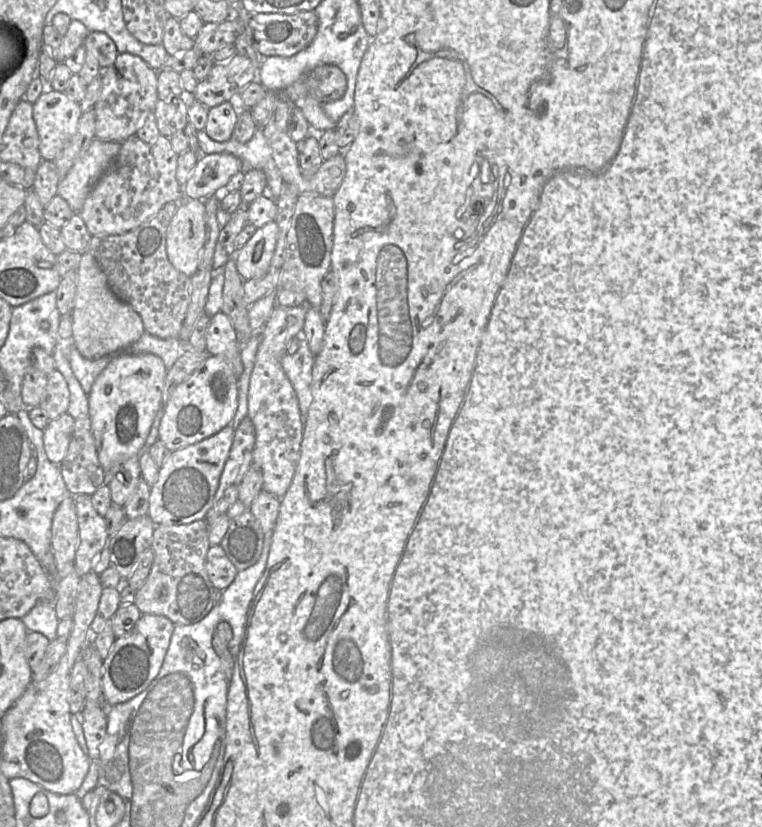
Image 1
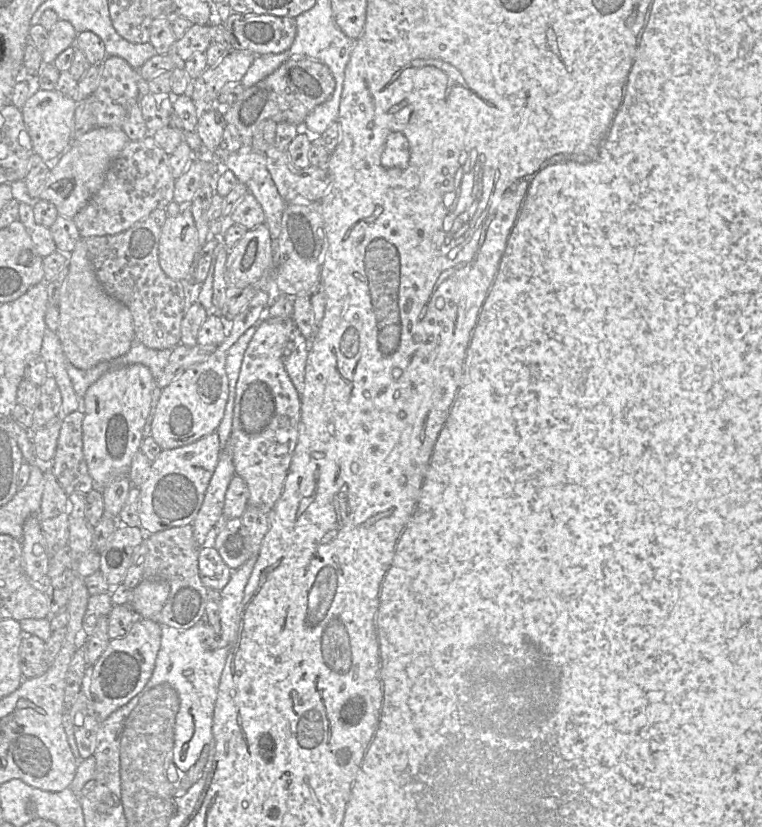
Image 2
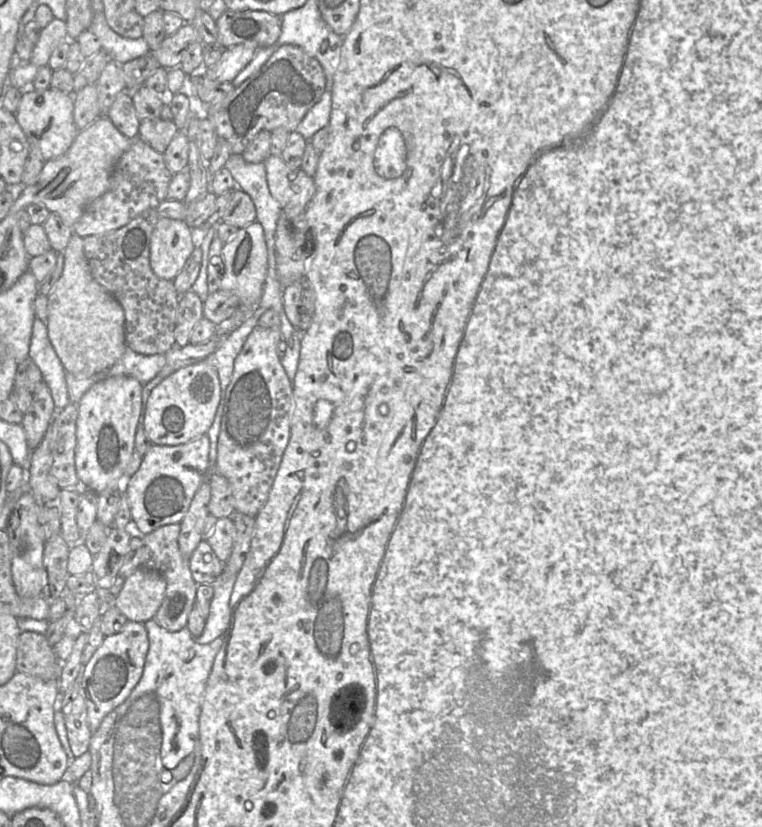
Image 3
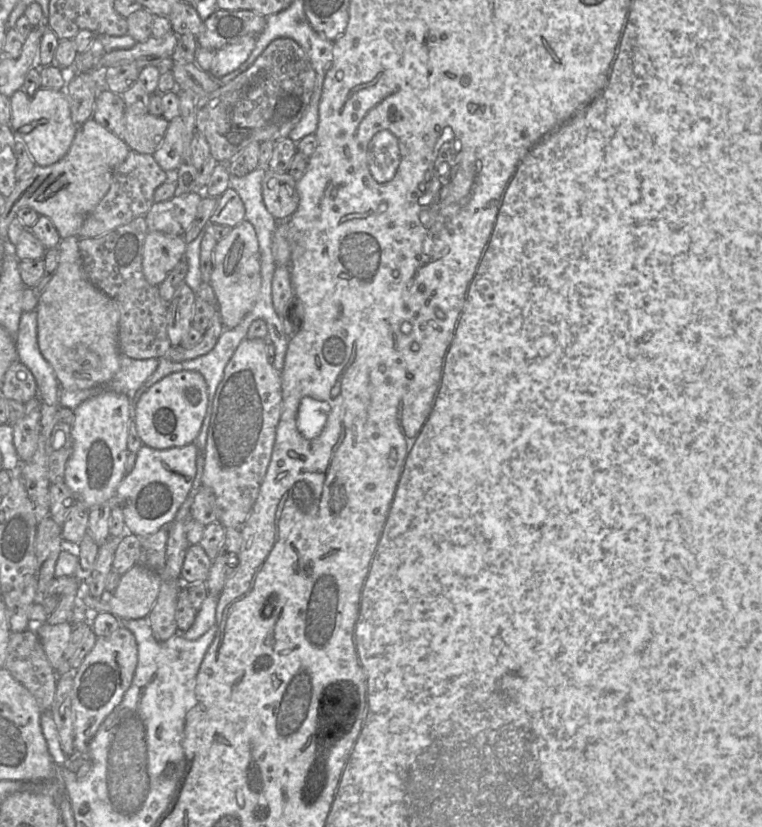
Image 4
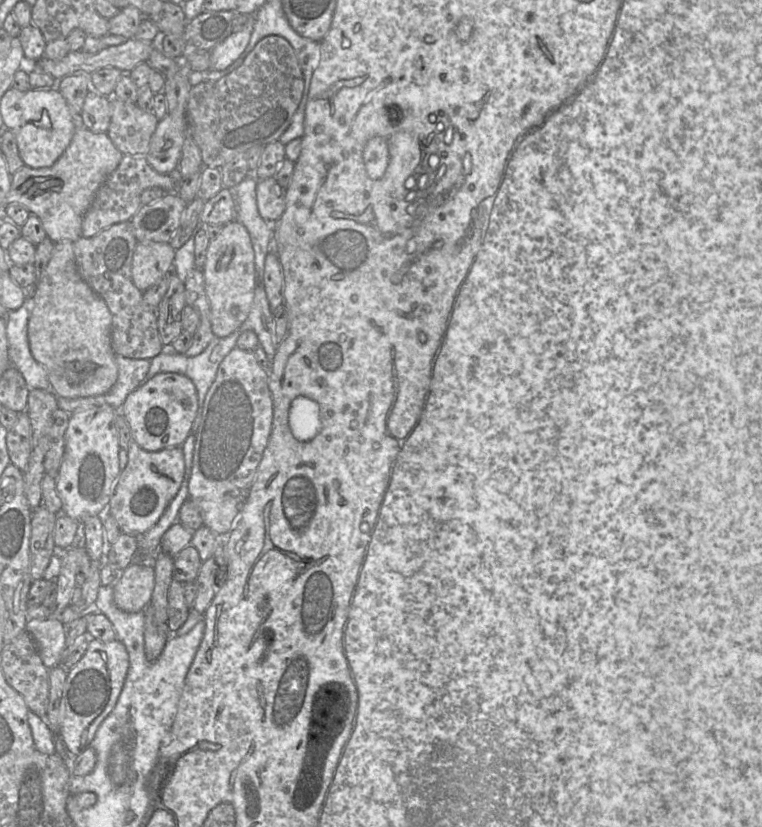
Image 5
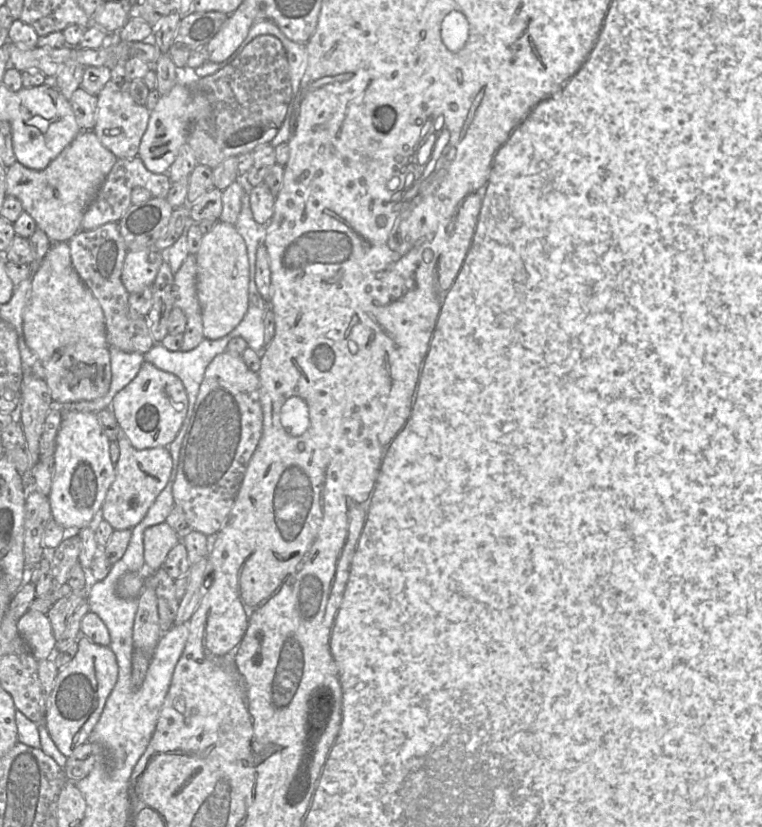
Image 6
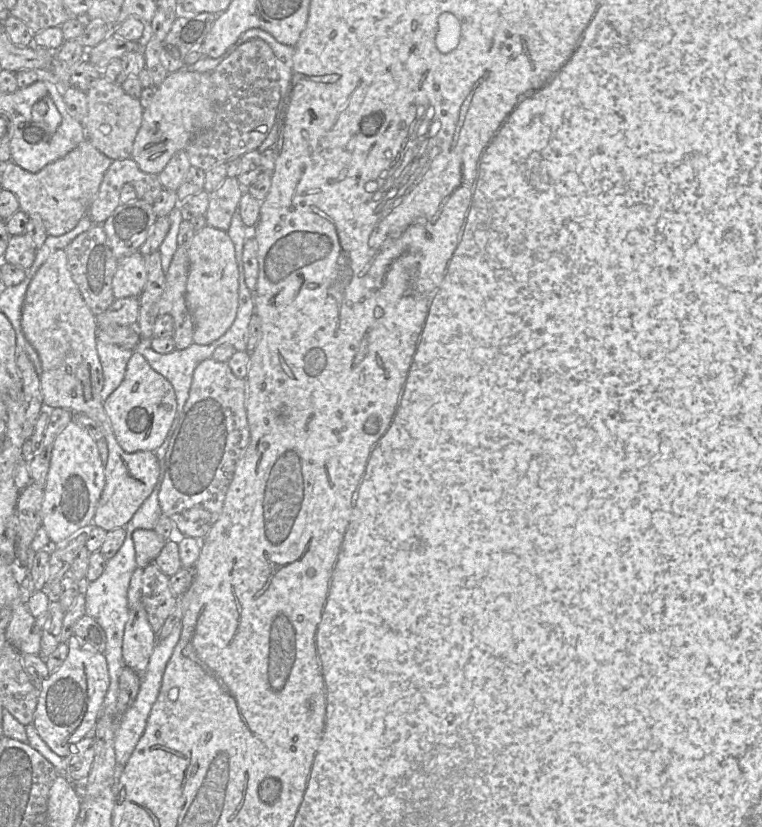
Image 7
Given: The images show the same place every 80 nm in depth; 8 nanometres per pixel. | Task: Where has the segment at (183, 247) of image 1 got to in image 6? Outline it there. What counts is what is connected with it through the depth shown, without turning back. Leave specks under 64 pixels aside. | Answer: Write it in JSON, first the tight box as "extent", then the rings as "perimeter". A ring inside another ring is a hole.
{"extent":[121,247,163,294],"perimeter":[[[154,247],[128,252],[121,275],[126,290],[132,294],[151,287],[163,262],[163,252]]]}

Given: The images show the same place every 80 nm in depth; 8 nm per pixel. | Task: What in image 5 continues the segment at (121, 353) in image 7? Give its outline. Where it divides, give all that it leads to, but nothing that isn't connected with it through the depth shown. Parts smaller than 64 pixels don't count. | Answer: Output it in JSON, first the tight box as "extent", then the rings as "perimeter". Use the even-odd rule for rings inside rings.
{"extent":[99,355,151,408],"perimeter":[[[116,355],[118,378],[99,404],[121,408],[127,396],[138,388],[147,376],[151,360],[132,359]]]}

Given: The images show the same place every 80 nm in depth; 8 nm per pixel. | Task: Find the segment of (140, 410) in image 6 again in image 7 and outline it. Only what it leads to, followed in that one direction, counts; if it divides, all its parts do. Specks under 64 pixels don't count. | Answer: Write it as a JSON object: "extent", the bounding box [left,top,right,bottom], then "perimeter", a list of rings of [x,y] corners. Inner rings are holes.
{"extent":[103,352,178,453],"perimeter":[[[134,352],[119,387],[103,402],[119,446],[127,453],[155,451],[166,440],[178,414],[176,395],[171,383]]]}

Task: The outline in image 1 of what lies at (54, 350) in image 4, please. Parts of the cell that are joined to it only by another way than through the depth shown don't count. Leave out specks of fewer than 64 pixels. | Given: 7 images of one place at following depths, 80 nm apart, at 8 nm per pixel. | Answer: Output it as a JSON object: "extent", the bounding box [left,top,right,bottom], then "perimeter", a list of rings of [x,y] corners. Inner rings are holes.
{"extent":[71,250,145,359],"perimeter":[[[89,250],[82,253],[76,275],[76,296],[71,312],[72,339],[83,357],[97,359],[118,354],[118,350],[125,349],[145,332],[140,315],[112,292],[104,272]]]}

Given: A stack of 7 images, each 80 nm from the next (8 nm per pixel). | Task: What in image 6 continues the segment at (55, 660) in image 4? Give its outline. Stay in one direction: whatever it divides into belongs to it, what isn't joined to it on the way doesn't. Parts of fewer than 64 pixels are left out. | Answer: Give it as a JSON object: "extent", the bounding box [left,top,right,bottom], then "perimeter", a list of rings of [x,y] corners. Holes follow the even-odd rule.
{"extent":[17,611,56,661],"perimeter":[[[27,611],[17,620],[17,629],[38,661],[49,659],[56,639],[47,615]]]}

